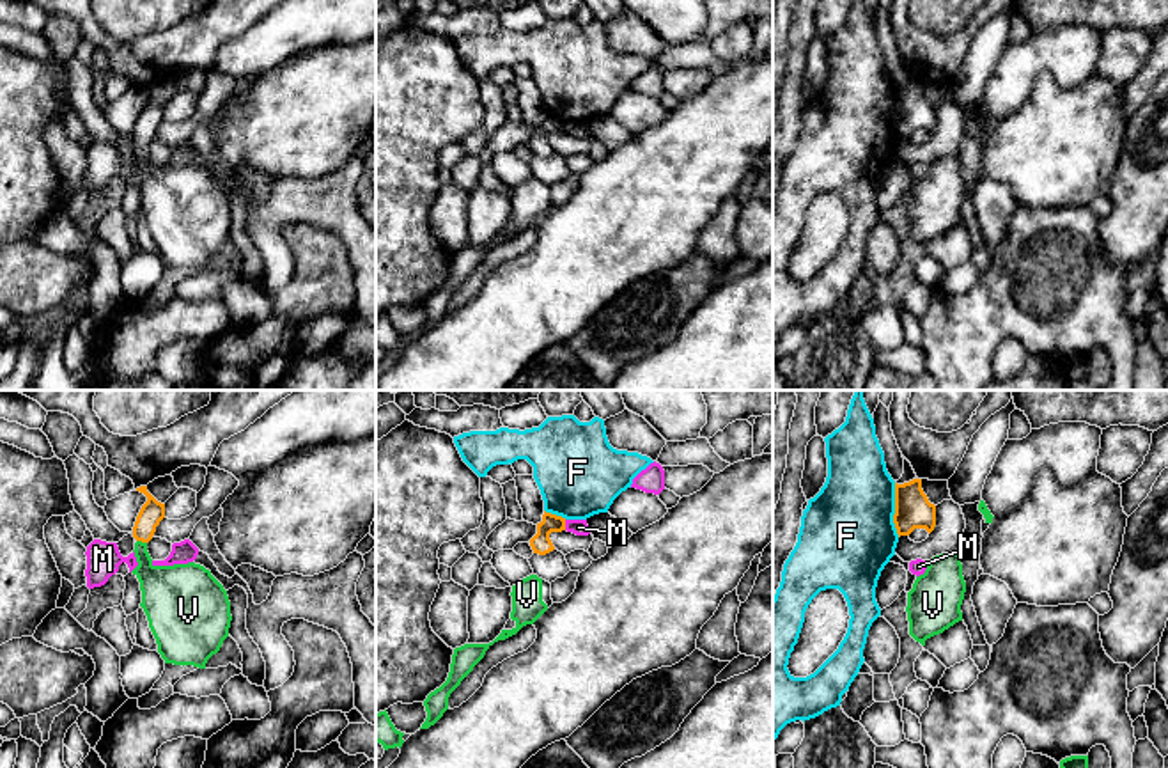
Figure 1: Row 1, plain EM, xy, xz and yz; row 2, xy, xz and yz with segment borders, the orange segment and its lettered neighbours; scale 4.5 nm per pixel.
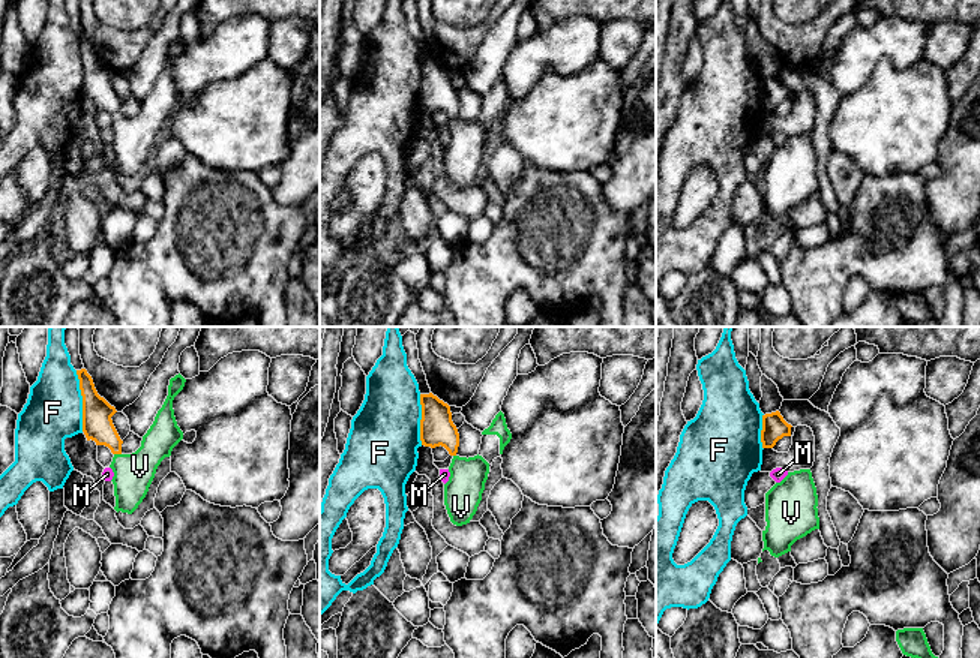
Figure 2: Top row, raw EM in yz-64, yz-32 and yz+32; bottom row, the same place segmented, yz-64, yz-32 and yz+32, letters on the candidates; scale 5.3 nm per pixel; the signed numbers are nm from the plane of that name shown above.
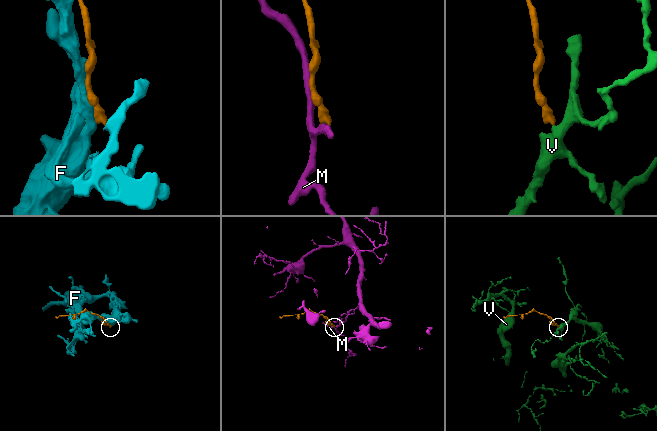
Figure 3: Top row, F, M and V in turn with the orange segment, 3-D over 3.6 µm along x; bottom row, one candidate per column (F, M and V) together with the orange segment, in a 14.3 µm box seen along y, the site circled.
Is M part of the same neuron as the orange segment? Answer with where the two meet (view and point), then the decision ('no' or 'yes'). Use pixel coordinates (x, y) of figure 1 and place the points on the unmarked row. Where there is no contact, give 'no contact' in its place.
meets orange in xz at (564, 128); no

